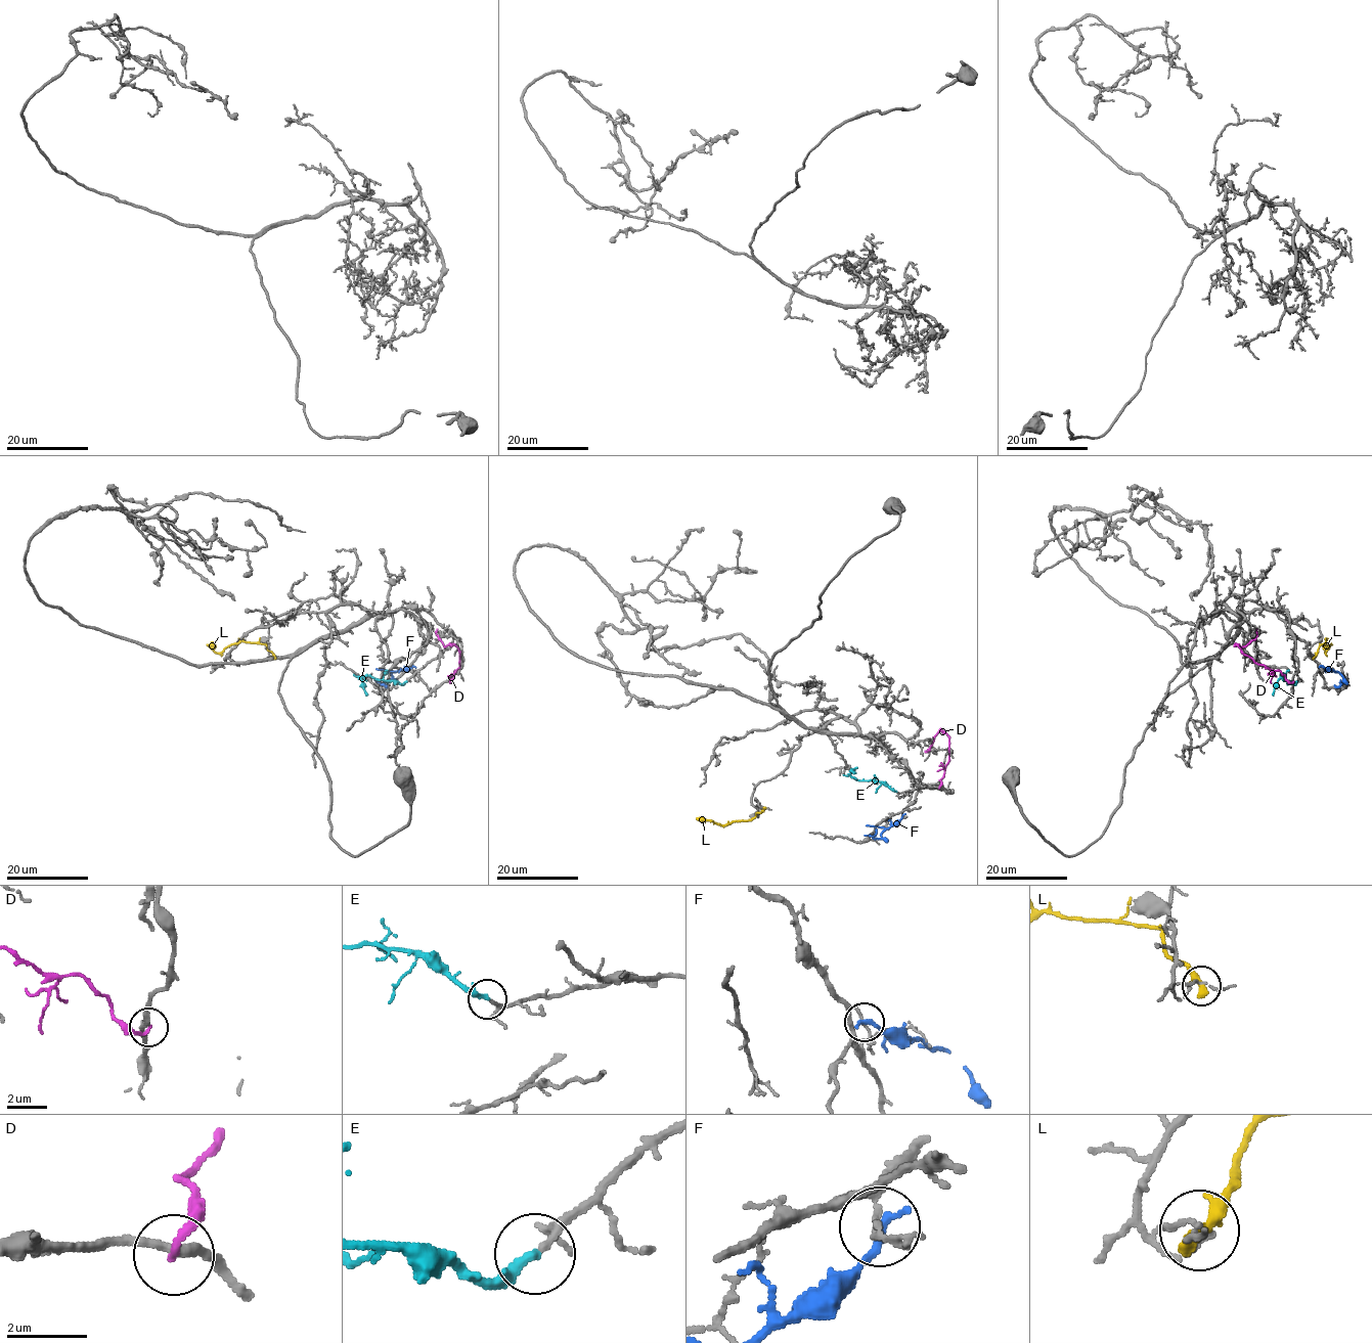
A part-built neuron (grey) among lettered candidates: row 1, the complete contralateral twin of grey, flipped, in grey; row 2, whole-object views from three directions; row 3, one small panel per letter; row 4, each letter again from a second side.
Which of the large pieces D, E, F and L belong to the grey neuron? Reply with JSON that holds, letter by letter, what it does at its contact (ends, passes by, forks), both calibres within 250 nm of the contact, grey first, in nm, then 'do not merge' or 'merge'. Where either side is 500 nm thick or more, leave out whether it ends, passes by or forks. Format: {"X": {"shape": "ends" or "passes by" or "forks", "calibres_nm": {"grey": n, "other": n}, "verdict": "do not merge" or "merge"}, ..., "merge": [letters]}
{"D": {"shape": "ends", "calibres_nm": {"grey": 240, "other": 180}, "verdict": "do not merge"}, "E": {"shape": "ends", "calibres_nm": {"grey": 110, "other": 260}, "verdict": "merge"}, "F": {"shape": "ends", "calibres_nm": {"grey": 100, "other": 240}, "verdict": "do not merge"}, "L": {"shape": "ends", "calibres_nm": {"grey": 100, "other": 440}, "verdict": "do not merge"}, "merge": ["E"]}

